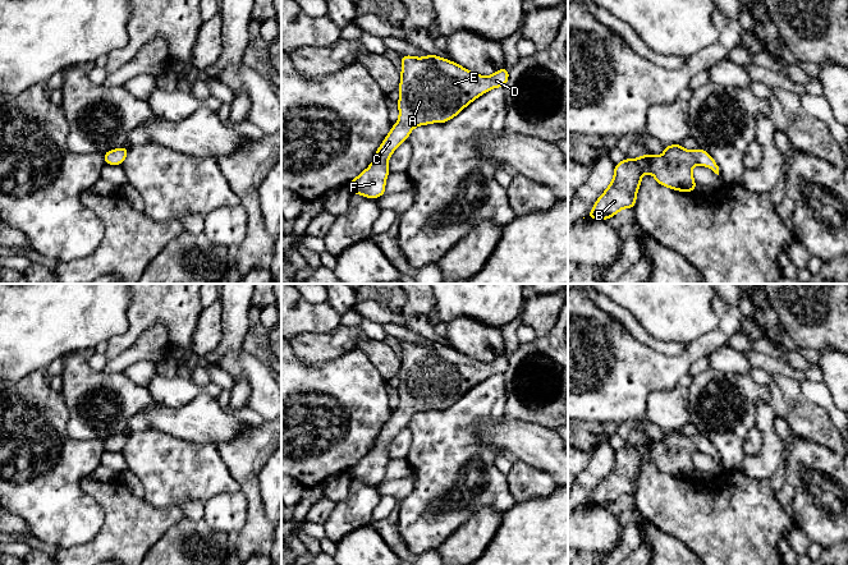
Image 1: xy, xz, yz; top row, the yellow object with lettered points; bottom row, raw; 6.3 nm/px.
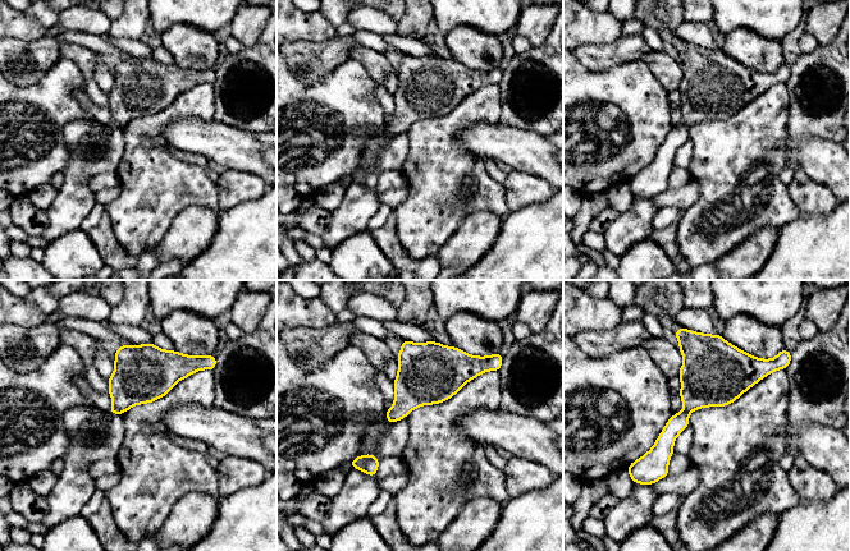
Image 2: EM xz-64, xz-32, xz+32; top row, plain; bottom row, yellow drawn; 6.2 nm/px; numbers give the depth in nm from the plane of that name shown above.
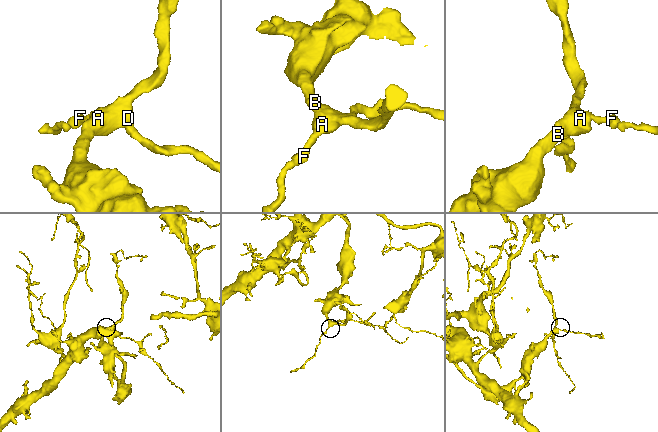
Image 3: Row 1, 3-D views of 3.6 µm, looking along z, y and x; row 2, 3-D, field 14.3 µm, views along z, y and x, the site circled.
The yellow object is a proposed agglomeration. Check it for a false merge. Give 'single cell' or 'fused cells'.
single cell

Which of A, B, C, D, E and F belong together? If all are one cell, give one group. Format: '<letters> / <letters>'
A B C D E F

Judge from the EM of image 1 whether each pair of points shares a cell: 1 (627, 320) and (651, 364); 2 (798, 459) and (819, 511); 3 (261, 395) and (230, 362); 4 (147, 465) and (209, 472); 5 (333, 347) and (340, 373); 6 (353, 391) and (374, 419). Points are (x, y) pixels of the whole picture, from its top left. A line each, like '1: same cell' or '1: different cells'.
1: different cells
2: same cell
3: same cell
4: same cell
5: different cells
6: same cell

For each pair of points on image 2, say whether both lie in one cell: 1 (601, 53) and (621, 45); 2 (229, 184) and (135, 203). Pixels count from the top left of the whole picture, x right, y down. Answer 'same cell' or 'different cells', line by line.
1: same cell
2: different cells

